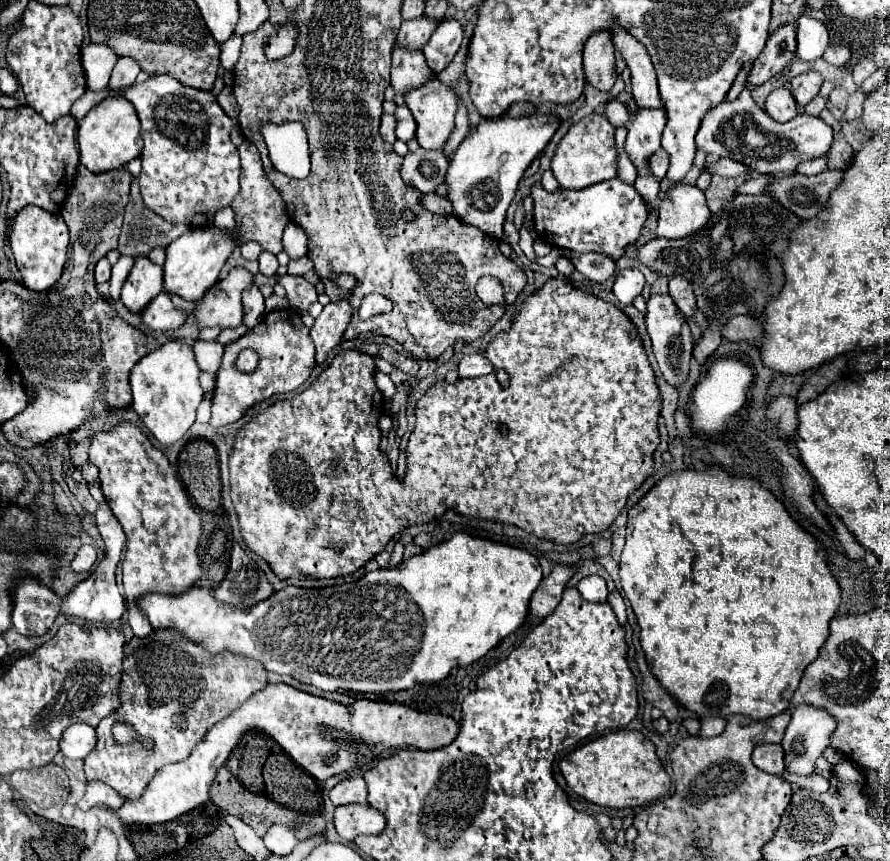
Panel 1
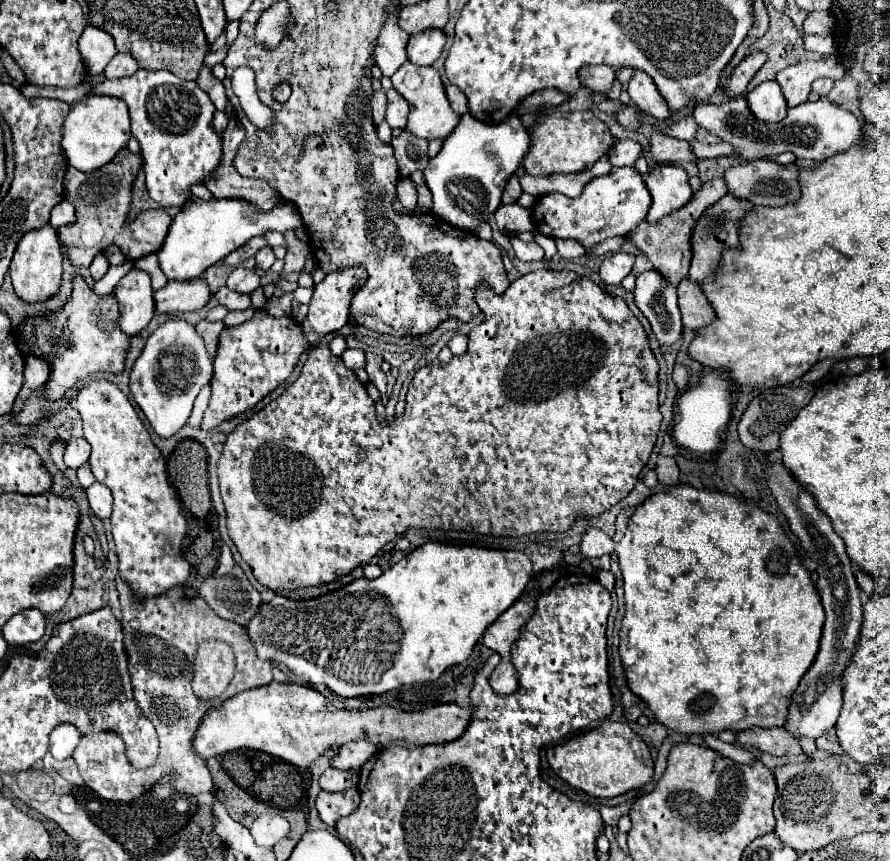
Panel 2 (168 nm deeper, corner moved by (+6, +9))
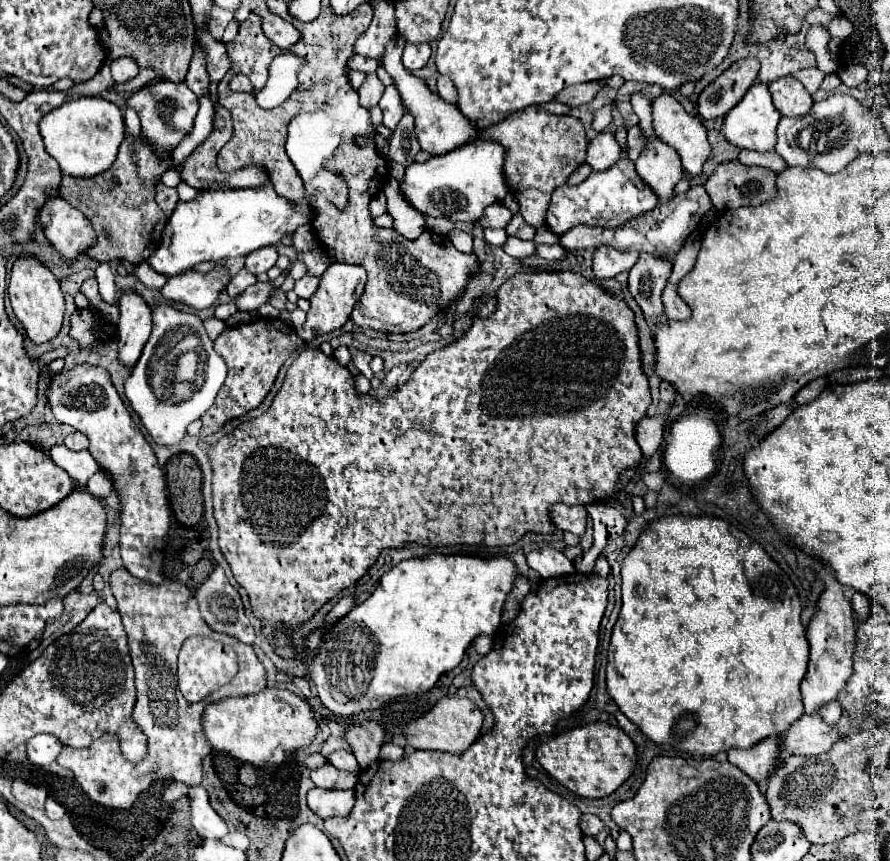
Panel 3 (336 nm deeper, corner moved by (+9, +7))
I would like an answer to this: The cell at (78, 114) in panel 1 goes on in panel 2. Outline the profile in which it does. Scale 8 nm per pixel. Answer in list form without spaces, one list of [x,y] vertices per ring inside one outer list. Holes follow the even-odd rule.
[[[139,69],[133,77],[125,79],[113,79],[113,81],[103,81],[95,85],[91,93],[97,95],[111,95],[117,99],[123,99],[129,107],[129,117],[131,117],[131,133],[133,137],[141,143],[141,153],[143,153],[143,171],[147,175],[147,189],[149,195],[163,207],[171,205],[183,205],[191,195],[189,187],[195,183],[203,183],[209,175],[213,175],[213,169],[221,161],[221,137],[213,129],[213,113],[215,107],[211,99],[207,97],[205,91],[195,81],[185,81],[175,77],[169,71],[145,71]]]

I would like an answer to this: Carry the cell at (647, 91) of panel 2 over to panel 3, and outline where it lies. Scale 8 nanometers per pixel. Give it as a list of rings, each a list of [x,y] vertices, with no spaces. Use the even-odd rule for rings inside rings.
[[[662,93],[658,97],[654,97],[650,101],[650,107],[652,107],[652,117],[654,117],[654,131],[656,135],[672,145],[680,157],[682,157],[682,165],[684,165],[684,171],[690,173],[692,177],[700,175],[702,173],[702,165],[704,161],[708,159],[710,155],[710,145],[708,145],[708,139],[706,139],[706,129],[702,125],[702,121],[698,117],[692,117],[686,113],[686,109],[668,93]]]

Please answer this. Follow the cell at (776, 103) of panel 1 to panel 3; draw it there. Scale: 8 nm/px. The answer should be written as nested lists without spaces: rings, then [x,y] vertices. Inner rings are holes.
[[[756,83],[746,91],[742,101],[724,117],[722,133],[736,147],[746,147],[746,149],[752,149],[752,151],[766,153],[766,151],[774,151],[778,121],[780,121],[780,111],[772,103],[772,95],[768,91],[768,85]]]

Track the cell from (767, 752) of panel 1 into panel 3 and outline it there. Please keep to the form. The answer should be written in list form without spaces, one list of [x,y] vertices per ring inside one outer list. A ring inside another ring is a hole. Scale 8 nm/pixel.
[[[804,715],[788,731],[780,735],[782,755],[822,755],[838,741],[838,731],[816,715]]]

